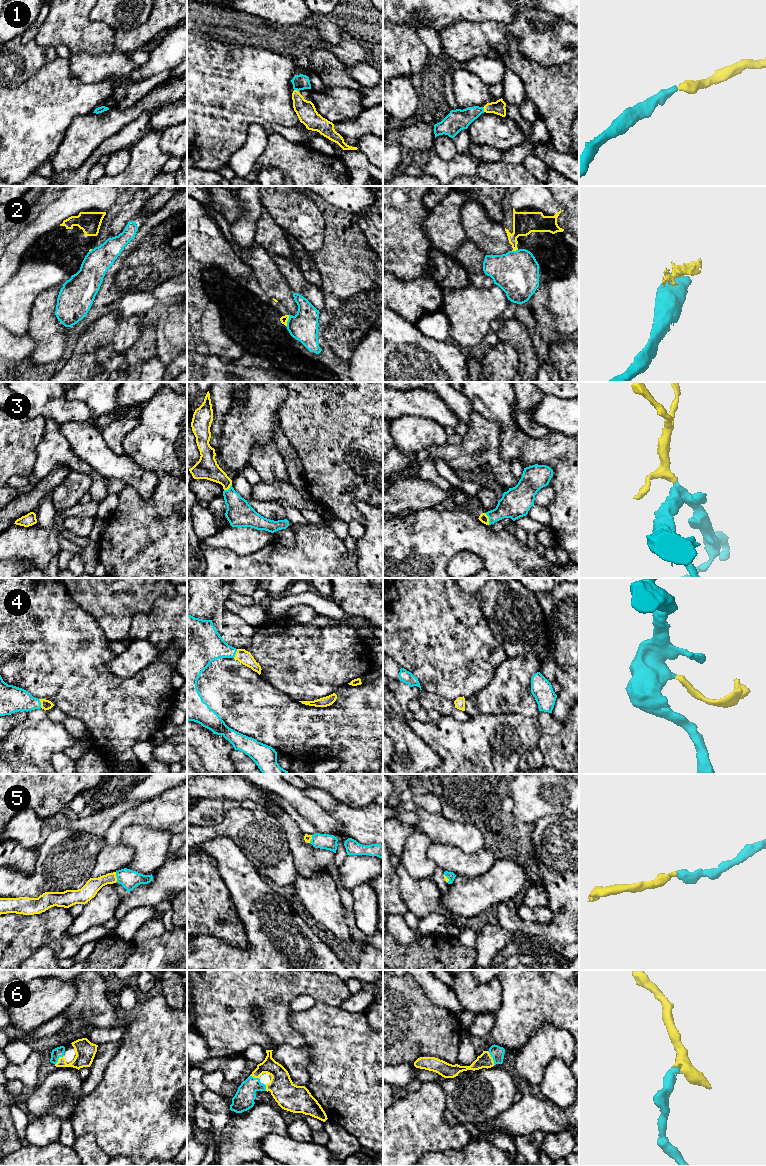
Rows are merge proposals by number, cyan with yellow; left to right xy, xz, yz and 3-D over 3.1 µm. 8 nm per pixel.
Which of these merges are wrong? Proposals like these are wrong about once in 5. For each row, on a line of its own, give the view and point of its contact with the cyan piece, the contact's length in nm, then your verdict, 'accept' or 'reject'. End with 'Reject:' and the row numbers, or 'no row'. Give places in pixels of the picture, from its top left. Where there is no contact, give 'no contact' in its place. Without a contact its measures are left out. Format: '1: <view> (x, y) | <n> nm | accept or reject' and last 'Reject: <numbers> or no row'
1: xz (296, 89) | 40 nm | accept
2: xz (287, 321) | 100 nm | reject
3: yz (489, 519) | 100 nm | accept
4: xy (40, 703) | 80 nm | accept
5: xy (116, 876) | 80 nm | accept
6: yz (492, 1057) | 120 nm | accept
Reject: 2

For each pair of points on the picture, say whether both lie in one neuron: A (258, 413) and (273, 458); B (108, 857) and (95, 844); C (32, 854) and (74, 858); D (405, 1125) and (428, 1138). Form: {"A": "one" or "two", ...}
{"A": "two", "B": "two", "C": "two", "D": "one"}

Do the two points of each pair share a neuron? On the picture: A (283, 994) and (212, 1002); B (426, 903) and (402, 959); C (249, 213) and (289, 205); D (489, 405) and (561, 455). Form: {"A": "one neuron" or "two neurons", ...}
{"A": "one neuron", "B": "two neurons", "C": "two neurons", "D": "one neuron"}

